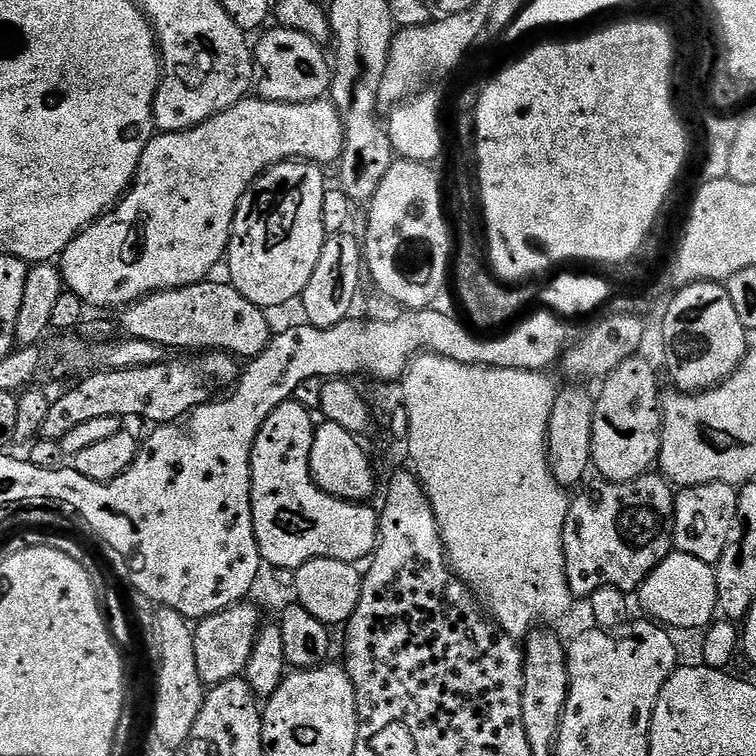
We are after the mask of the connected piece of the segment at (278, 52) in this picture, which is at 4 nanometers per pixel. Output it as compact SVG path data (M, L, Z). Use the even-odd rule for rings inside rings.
M279 26L270 28L263 33L265 36L254 44L255 95L261 100L286 104L325 99L332 87L332 69L329 57L327 60L320 49L323 47L298 30Z

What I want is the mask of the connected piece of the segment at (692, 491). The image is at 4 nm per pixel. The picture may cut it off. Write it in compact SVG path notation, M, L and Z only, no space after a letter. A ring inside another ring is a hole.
M699 484L693 488L680 488L676 492L676 505L672 508L672 543L675 551L693 561L715 566L722 558L722 550L726 550L737 510L738 492L731 484Z

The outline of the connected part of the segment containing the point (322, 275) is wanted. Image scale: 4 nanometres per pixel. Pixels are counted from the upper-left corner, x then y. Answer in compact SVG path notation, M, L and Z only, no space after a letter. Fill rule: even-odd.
M349 234L328 236L322 246L322 258L318 258L318 266L314 266L314 274L310 274L310 282L306 282L306 290L302 297L304 304L303 319L314 328L338 326L338 322L349 319L353 315L352 307L356 304L356 295L360 292L360 272L362 276L362 244Z

